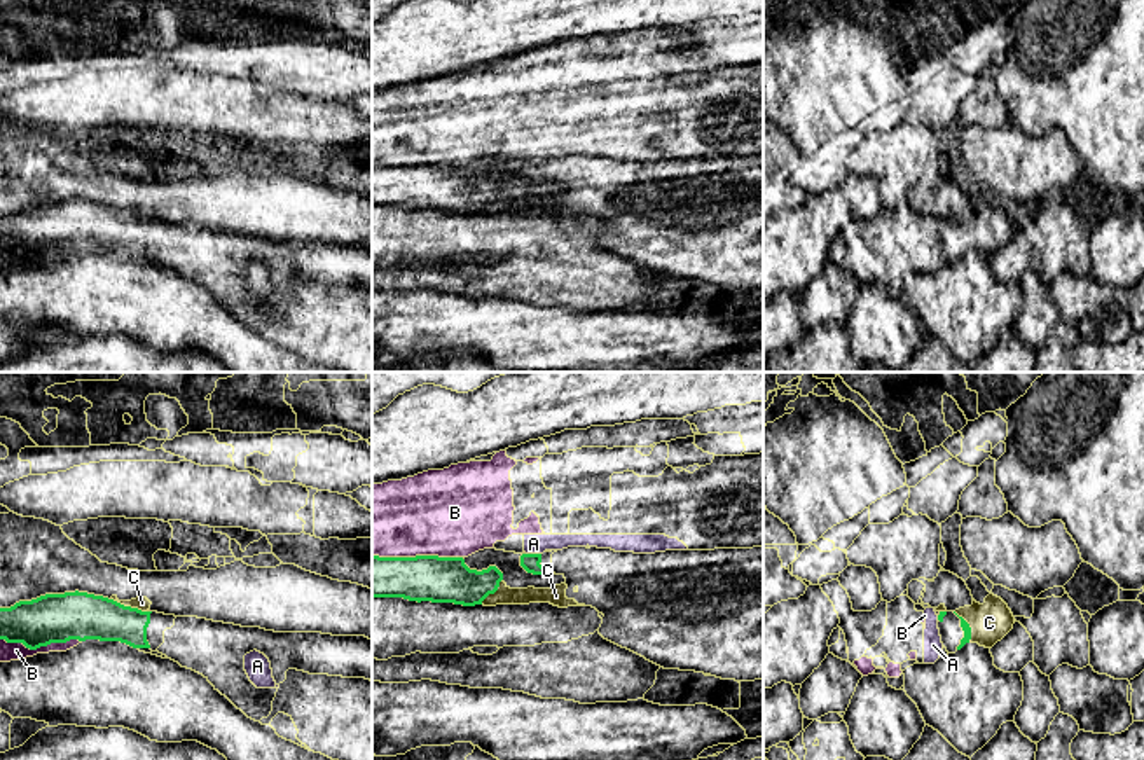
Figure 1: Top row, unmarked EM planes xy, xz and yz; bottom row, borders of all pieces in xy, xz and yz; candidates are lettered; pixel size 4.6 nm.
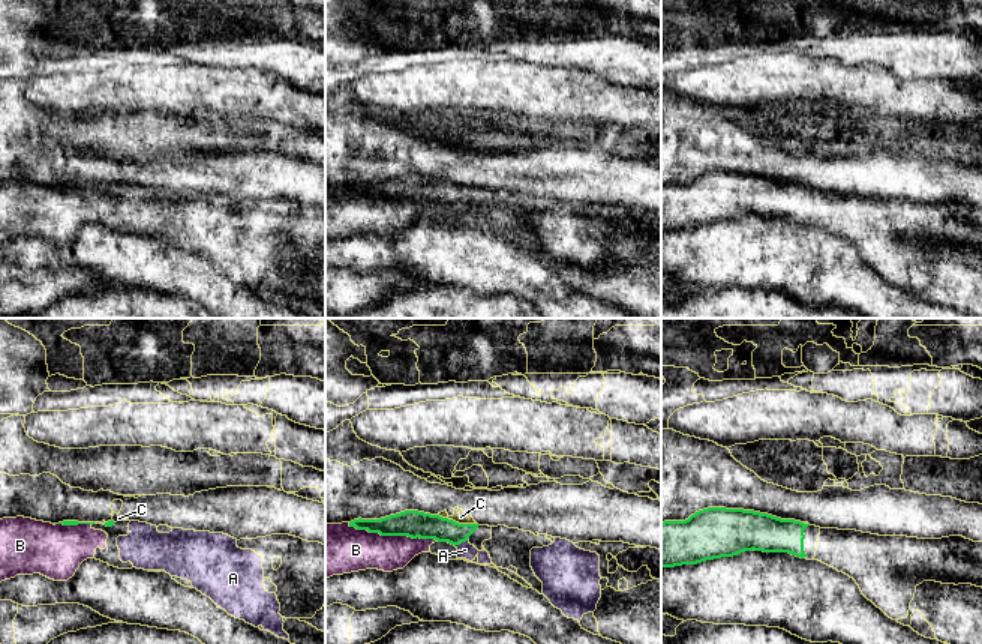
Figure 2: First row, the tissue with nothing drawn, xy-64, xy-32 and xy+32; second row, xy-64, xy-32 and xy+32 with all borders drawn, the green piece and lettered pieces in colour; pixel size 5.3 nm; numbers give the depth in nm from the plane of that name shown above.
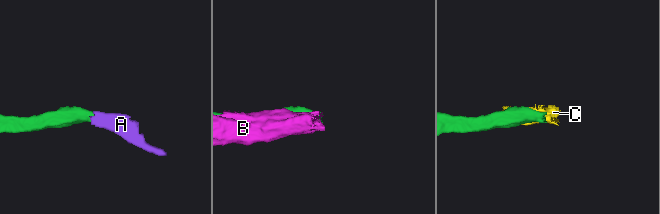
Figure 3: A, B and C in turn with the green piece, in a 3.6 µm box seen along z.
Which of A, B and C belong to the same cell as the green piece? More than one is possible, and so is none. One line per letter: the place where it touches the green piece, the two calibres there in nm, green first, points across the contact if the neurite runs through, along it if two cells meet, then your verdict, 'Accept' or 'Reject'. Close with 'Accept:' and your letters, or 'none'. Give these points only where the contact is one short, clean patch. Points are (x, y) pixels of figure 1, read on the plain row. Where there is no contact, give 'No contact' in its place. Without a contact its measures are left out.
A: Touches green at xz (533, 163). Thickness 80 nm (green) against 100 nm. Boundary: xz (526, 161), (540, 163). Reject
B: Touches green at xz (418, 165). Thickness 220 nm (green) against 400 nm. Reject
C: Touches green at xy (130, 215). Thickness 220 nm (green) against 60 nm. Accept
Accept: C

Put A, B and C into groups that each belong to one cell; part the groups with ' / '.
A B / C

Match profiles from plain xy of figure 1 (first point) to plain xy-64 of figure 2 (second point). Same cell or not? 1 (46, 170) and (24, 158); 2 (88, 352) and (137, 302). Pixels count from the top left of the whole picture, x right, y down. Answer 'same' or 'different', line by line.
1: same
2: same

